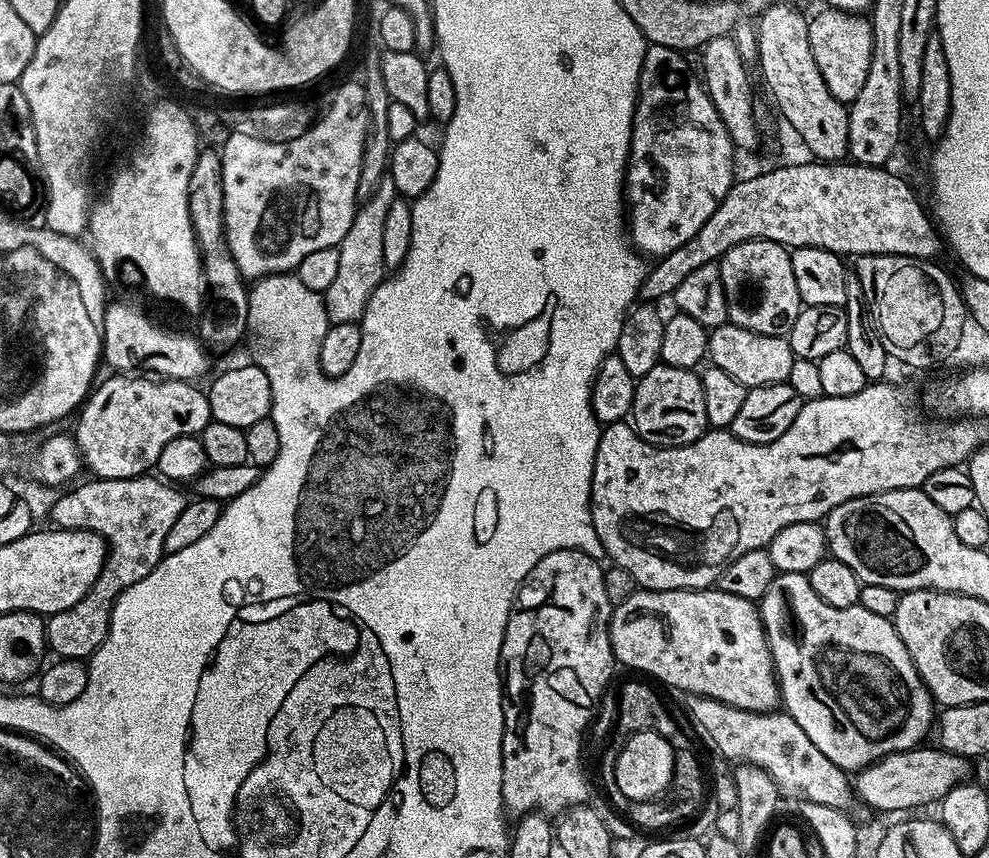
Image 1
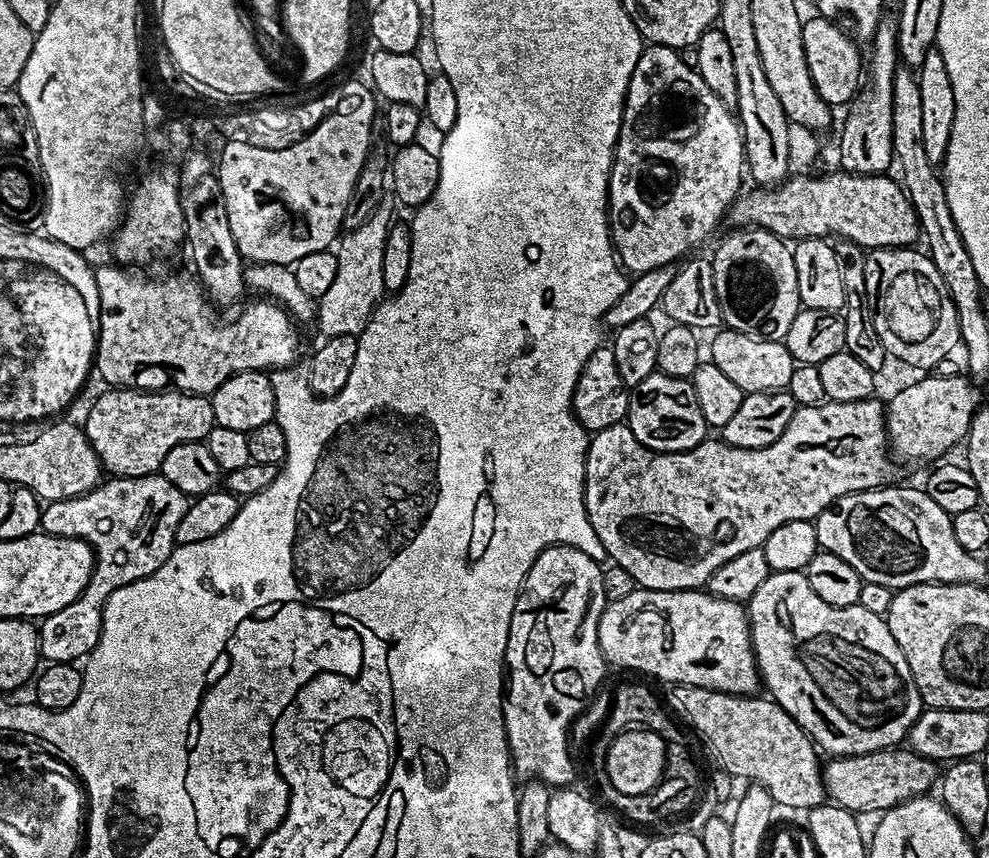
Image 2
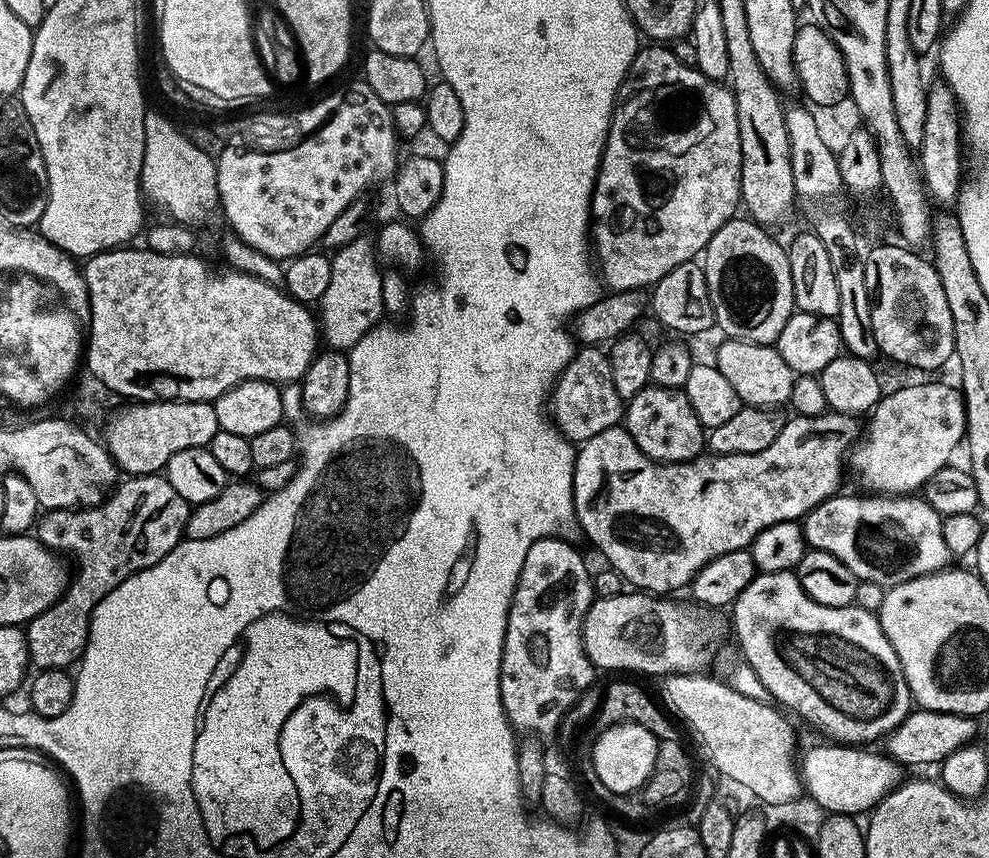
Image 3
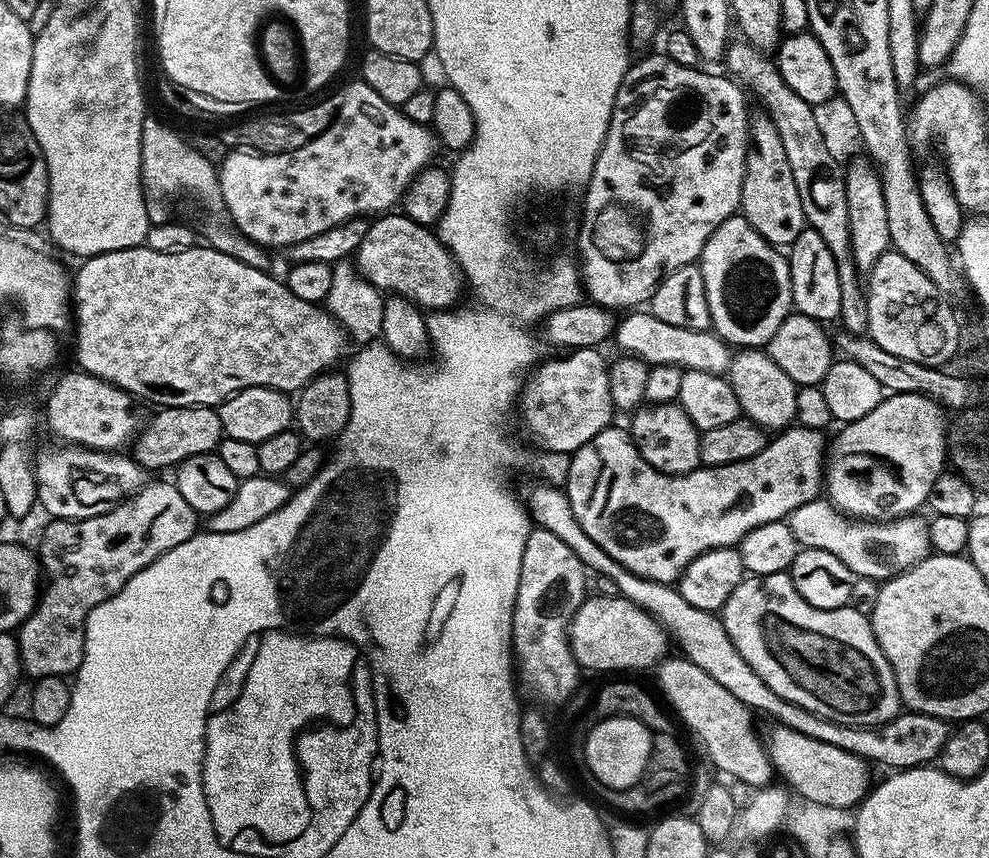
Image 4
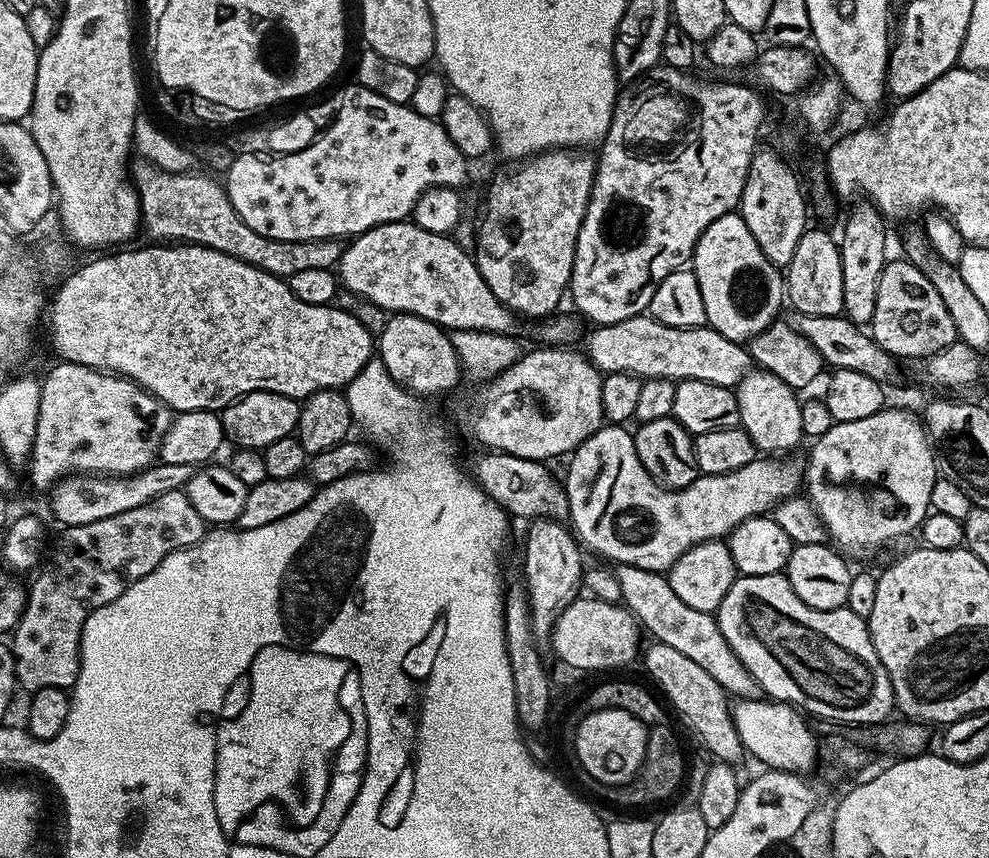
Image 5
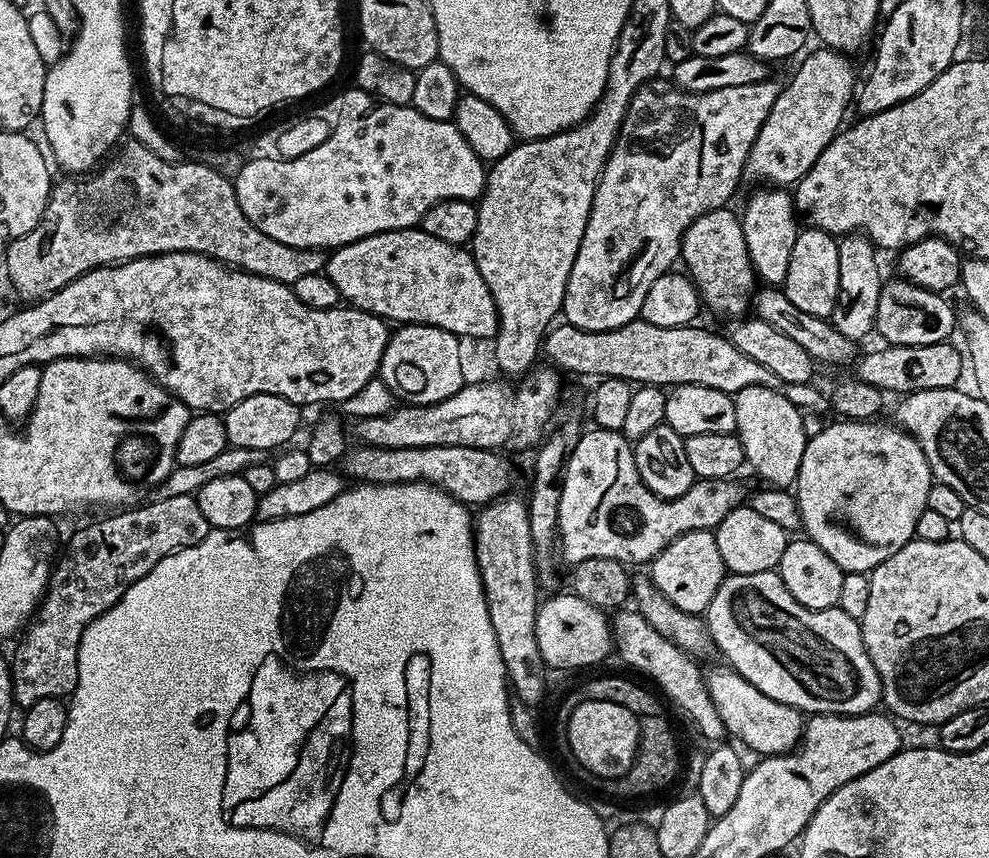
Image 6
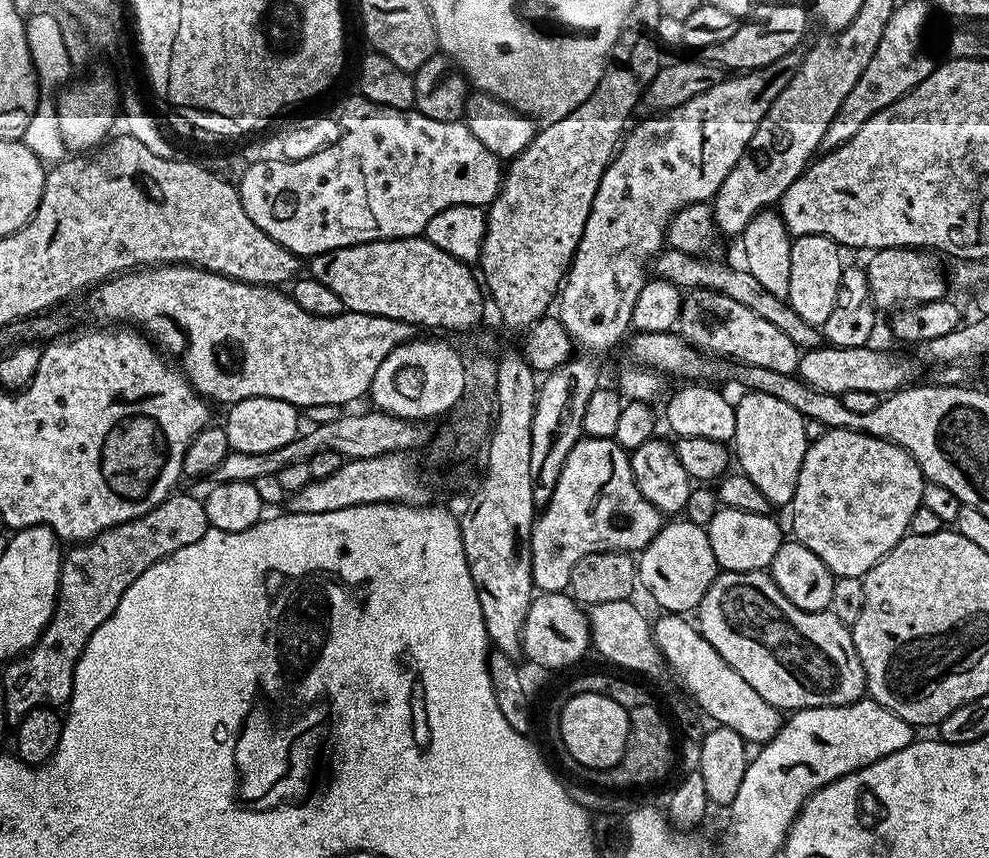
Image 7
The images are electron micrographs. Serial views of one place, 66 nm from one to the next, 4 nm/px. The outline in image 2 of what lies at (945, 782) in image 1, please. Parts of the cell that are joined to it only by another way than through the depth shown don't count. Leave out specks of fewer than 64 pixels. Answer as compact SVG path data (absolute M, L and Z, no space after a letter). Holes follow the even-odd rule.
M904 746L884 748L881 752L861 756L837 756L829 759L822 768L827 799L853 814L866 810L885 813L902 802L913 800L915 796L931 793L937 780L937 761L919 756Z

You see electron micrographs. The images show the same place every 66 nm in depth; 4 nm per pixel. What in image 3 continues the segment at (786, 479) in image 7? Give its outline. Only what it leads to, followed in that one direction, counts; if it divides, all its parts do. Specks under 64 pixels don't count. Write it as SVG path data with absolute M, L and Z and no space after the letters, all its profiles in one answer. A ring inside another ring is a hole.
M727 338L721 341L716 348L714 363L718 370L722 370L722 375L730 382L730 386L734 386L741 405L749 408L779 409L789 403L797 375L790 370L790 366L786 366L782 354L778 354L773 345Z

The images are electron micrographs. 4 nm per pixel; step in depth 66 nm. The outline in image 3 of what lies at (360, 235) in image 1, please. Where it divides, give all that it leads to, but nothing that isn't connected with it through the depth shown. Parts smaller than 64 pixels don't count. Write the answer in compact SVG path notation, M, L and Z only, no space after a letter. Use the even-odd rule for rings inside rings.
M363 236L337 249L332 255L329 288L318 305L323 343L332 350L350 350L385 315L377 250L373 239Z

